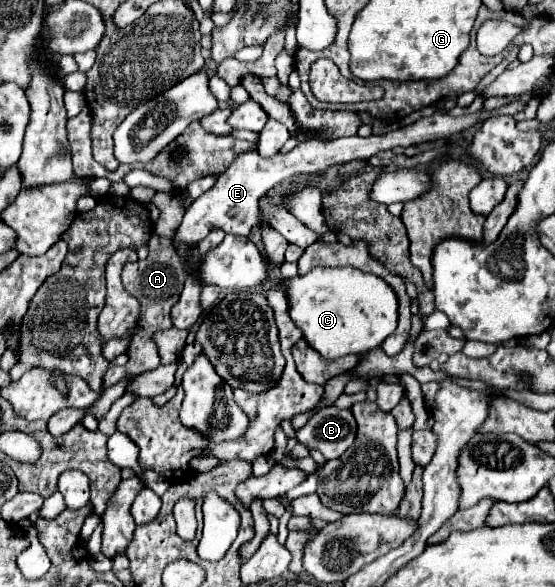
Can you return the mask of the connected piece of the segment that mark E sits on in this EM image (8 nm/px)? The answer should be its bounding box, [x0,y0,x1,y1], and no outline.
[174,100,526,263]

